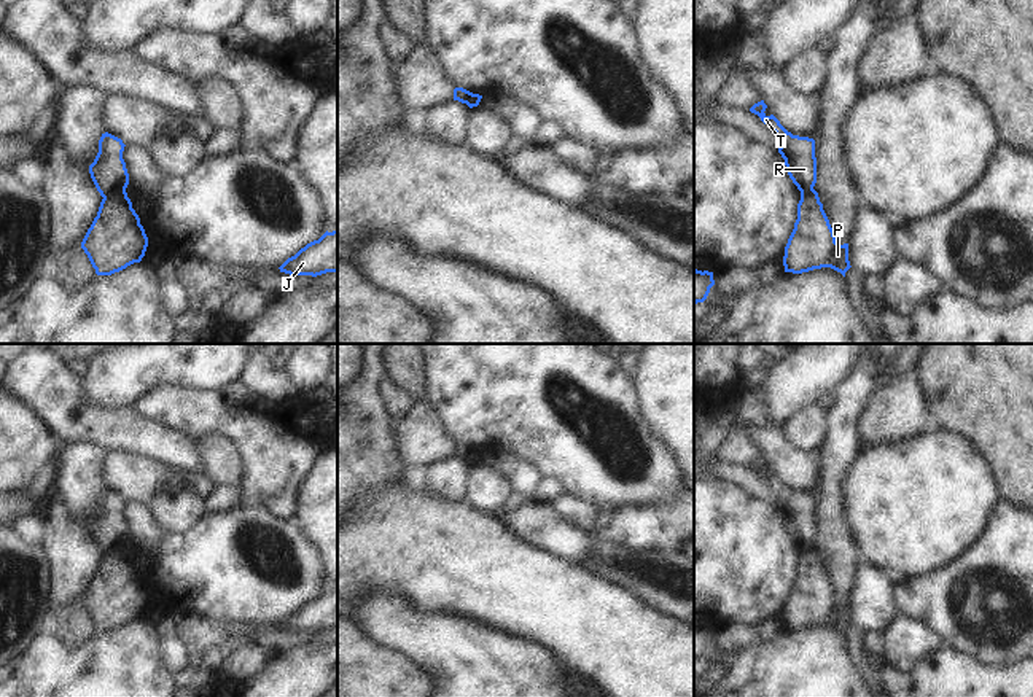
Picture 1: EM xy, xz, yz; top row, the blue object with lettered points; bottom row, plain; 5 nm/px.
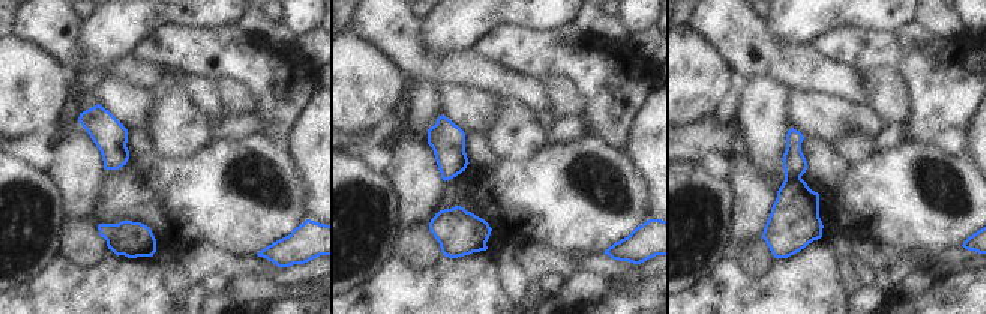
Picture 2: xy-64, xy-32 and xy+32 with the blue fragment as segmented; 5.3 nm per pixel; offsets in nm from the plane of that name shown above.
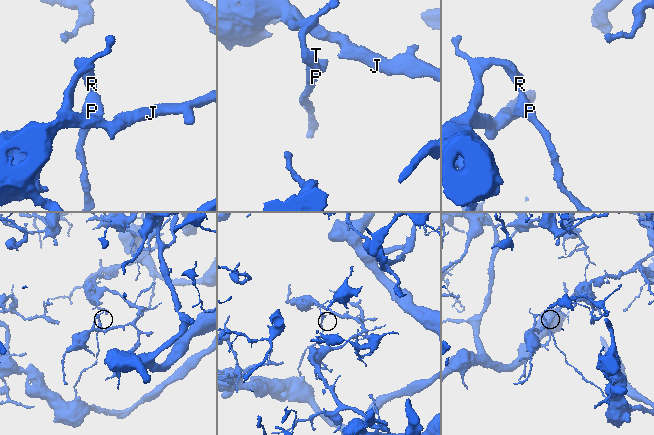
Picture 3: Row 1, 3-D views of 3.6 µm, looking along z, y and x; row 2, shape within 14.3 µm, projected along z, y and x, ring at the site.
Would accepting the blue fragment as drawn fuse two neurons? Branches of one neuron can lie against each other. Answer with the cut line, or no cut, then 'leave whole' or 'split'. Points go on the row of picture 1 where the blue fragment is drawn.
xy (124, 188), (115, 188), (104, 198) | split

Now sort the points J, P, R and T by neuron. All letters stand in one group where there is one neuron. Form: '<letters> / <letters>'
J R T / P

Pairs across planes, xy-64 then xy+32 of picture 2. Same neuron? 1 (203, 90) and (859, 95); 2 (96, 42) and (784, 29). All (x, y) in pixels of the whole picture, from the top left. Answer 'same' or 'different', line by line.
1: same
2: same

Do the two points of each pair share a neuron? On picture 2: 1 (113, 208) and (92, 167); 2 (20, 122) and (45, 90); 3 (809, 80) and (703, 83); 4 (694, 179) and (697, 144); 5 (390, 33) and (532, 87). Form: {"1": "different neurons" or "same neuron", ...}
{"1": "different neurons", "2": "same neuron", "3": "different neurons", "4": "different neurons", "5": "same neuron"}

